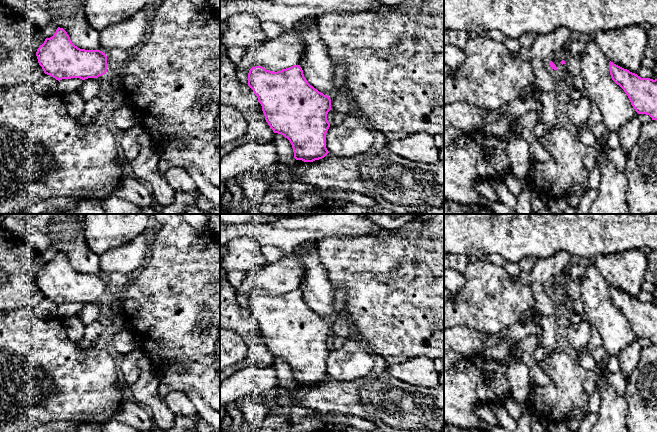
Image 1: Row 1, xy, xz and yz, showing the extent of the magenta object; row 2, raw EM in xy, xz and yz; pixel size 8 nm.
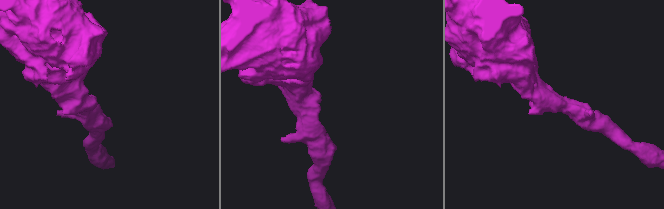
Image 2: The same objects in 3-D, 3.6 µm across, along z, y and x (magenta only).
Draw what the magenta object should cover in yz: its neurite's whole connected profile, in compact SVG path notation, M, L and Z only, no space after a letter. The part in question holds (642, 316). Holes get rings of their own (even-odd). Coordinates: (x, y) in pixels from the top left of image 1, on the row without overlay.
M611 285L609 293L612 304L624 314L635 335L657 344L657 303L641 302Z

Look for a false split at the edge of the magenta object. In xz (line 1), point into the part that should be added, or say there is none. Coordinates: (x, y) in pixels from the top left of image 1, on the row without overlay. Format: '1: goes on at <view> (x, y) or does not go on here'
1: does not go on here

